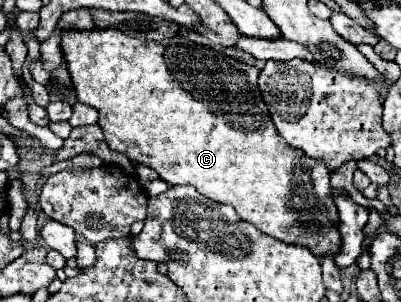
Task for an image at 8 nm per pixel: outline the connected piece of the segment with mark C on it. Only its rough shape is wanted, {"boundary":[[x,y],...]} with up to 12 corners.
{"boundary":[[181,29],[63,37],[111,149],[339,253],[323,161],[257,67]]}

